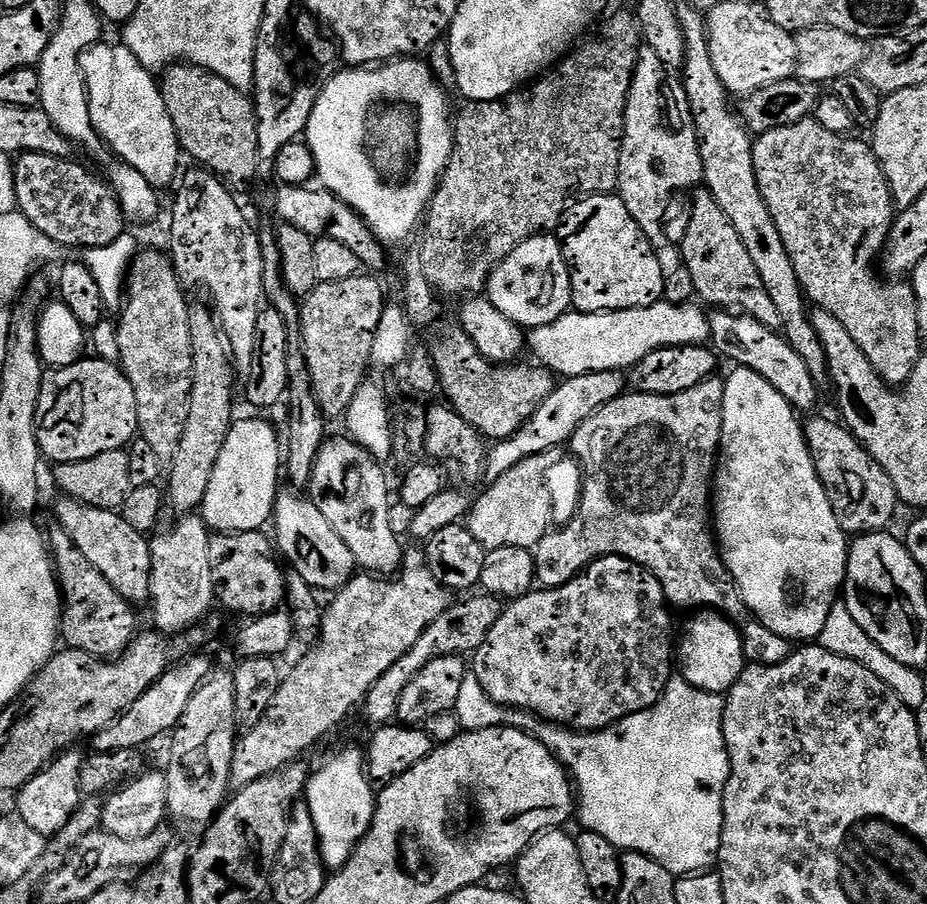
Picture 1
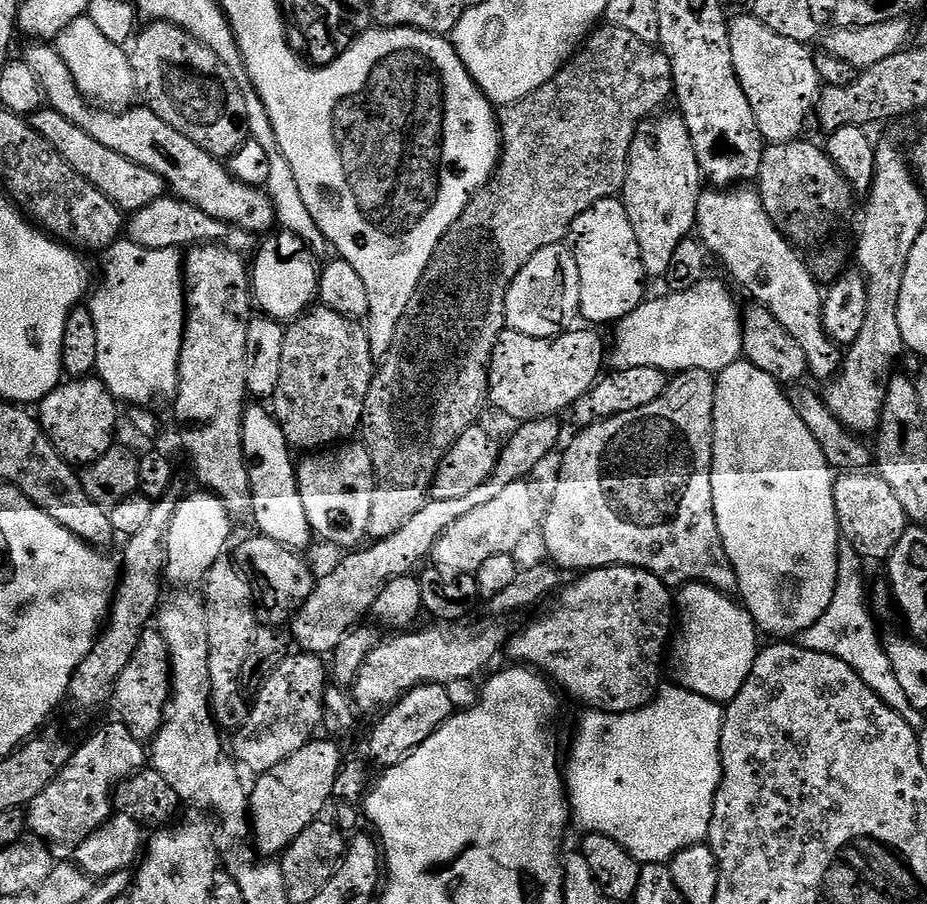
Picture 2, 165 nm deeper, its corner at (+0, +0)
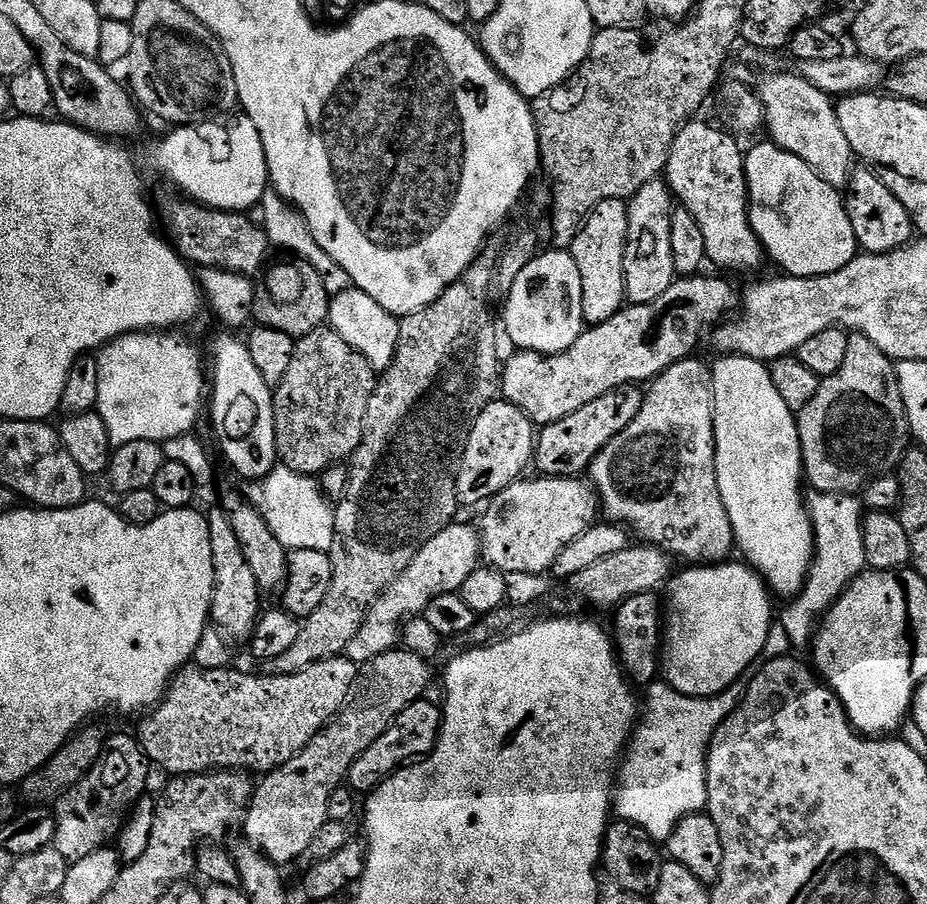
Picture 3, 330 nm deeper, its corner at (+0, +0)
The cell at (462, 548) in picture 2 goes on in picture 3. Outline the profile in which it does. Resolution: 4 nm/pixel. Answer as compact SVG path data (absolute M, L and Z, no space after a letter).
M454 522L442 534L434 534L418 554L414 554L414 562L402 570L402 574L372 604L366 614L358 634L354 634L354 642L350 642L346 653L349 660L357 666L369 664L374 658L393 651L401 643L402 629L409 620L419 617L438 598L440 594L459 593L462 582L470 578L470 574L481 563L480 533L468 524Z

